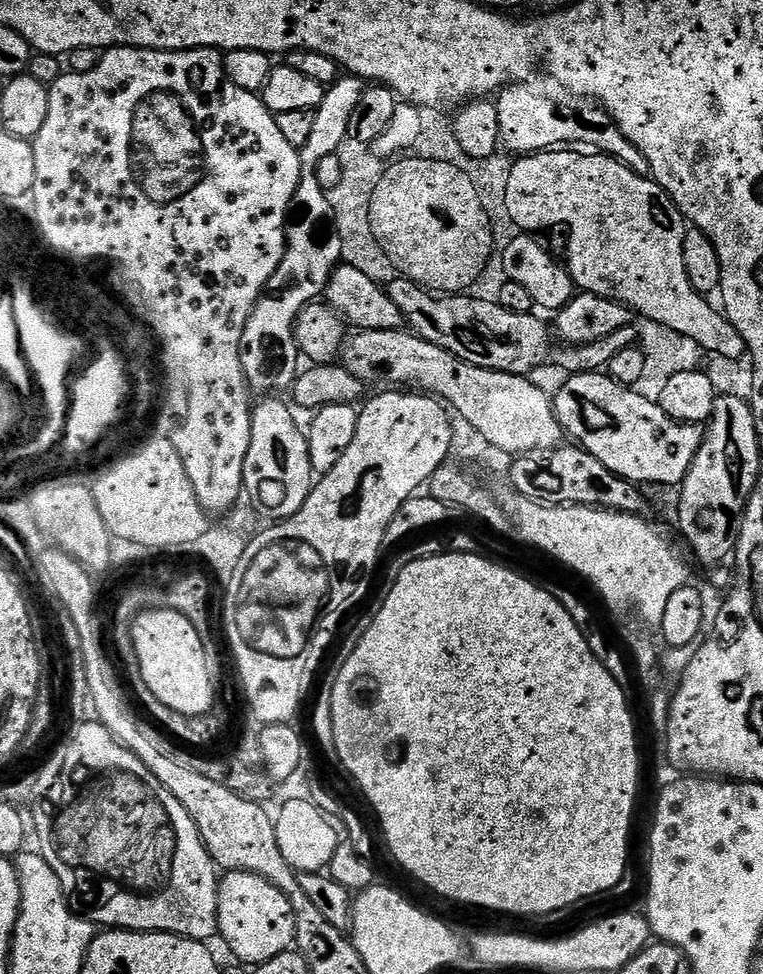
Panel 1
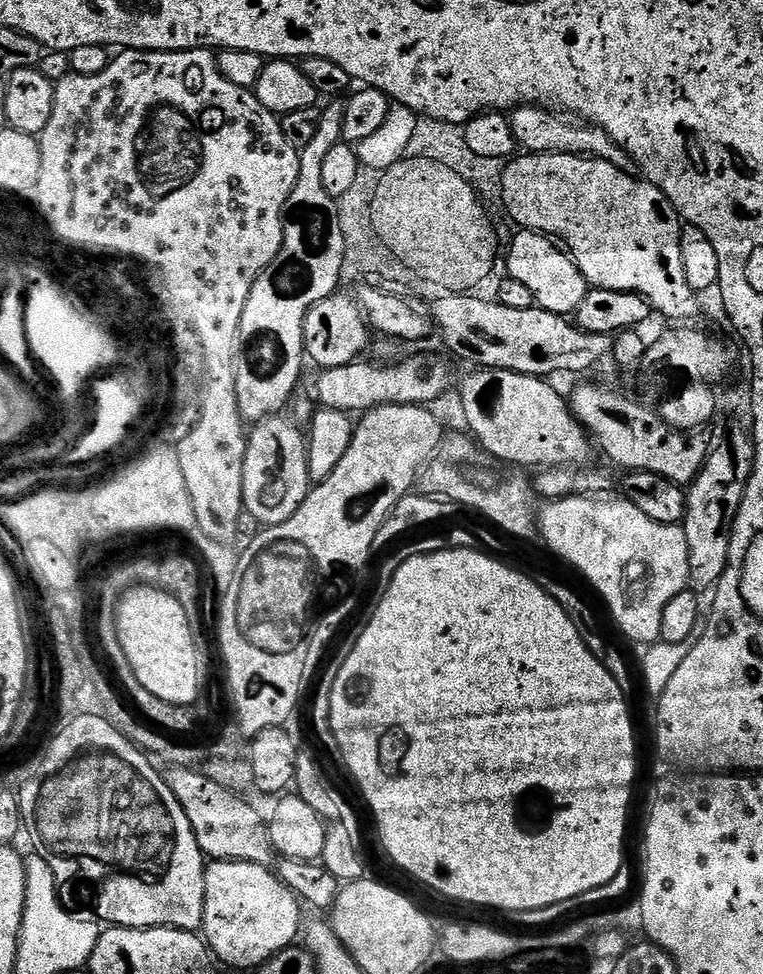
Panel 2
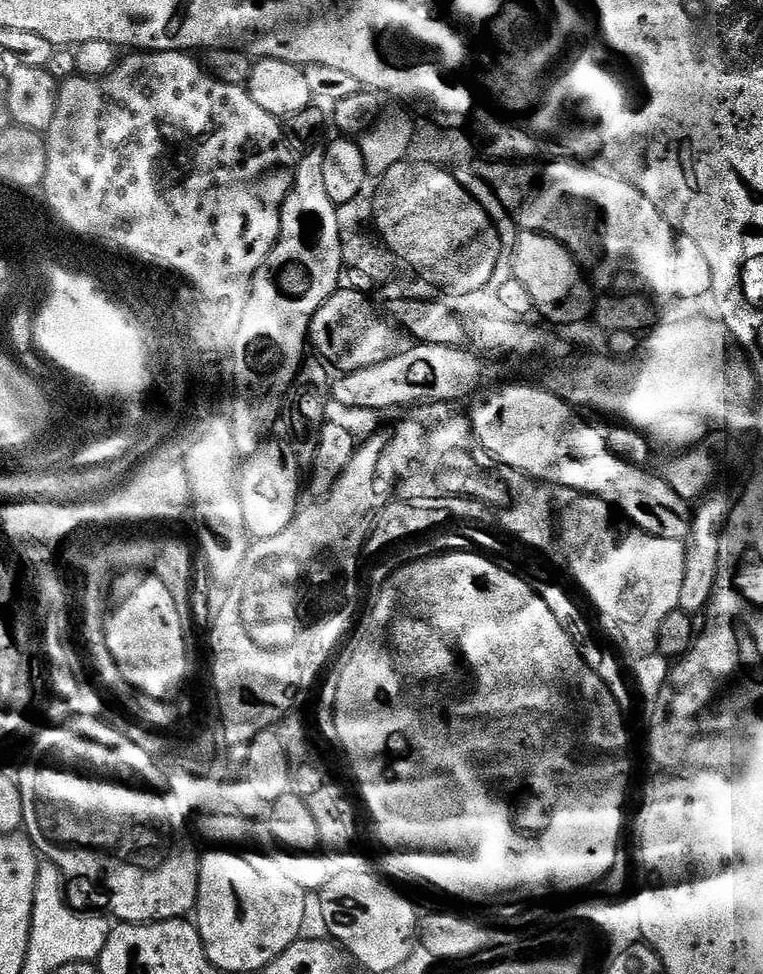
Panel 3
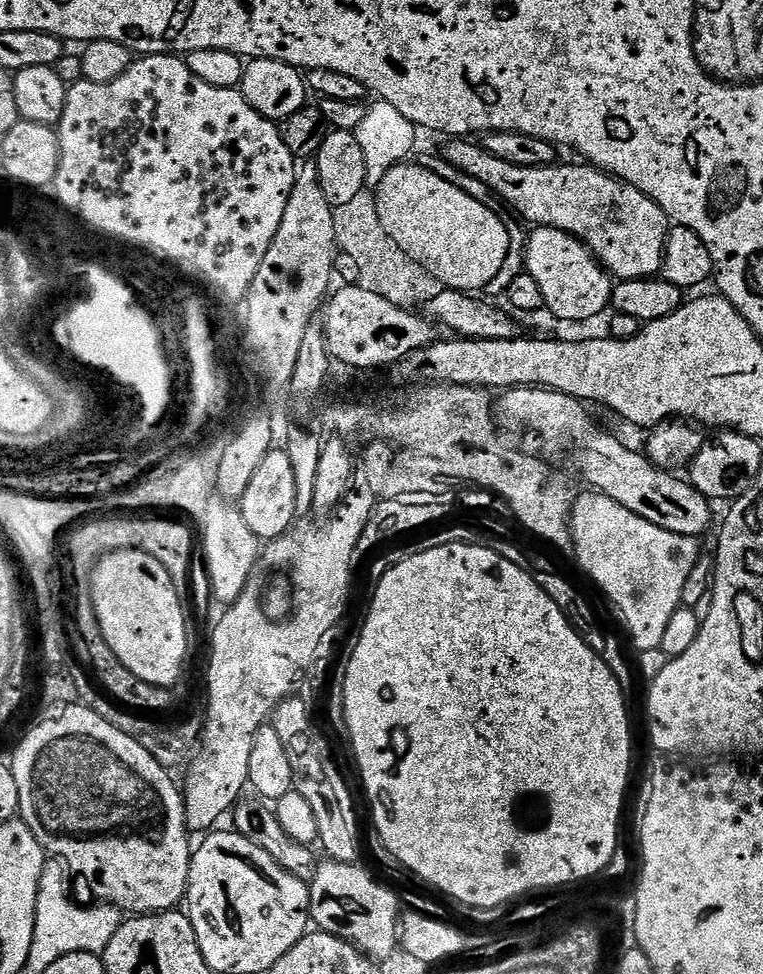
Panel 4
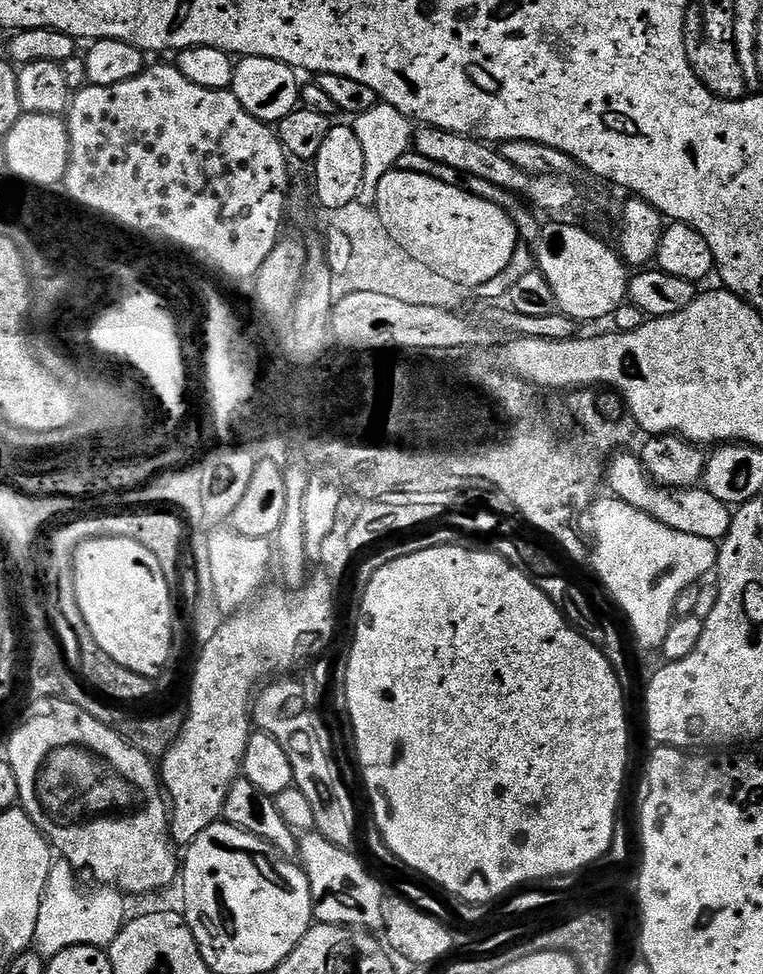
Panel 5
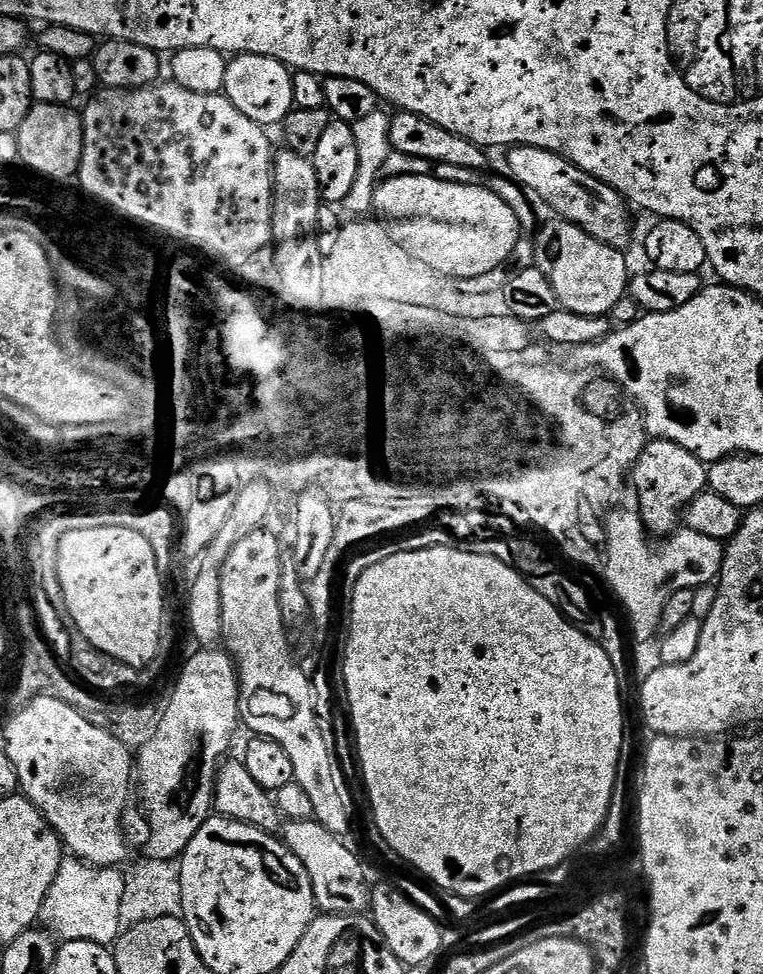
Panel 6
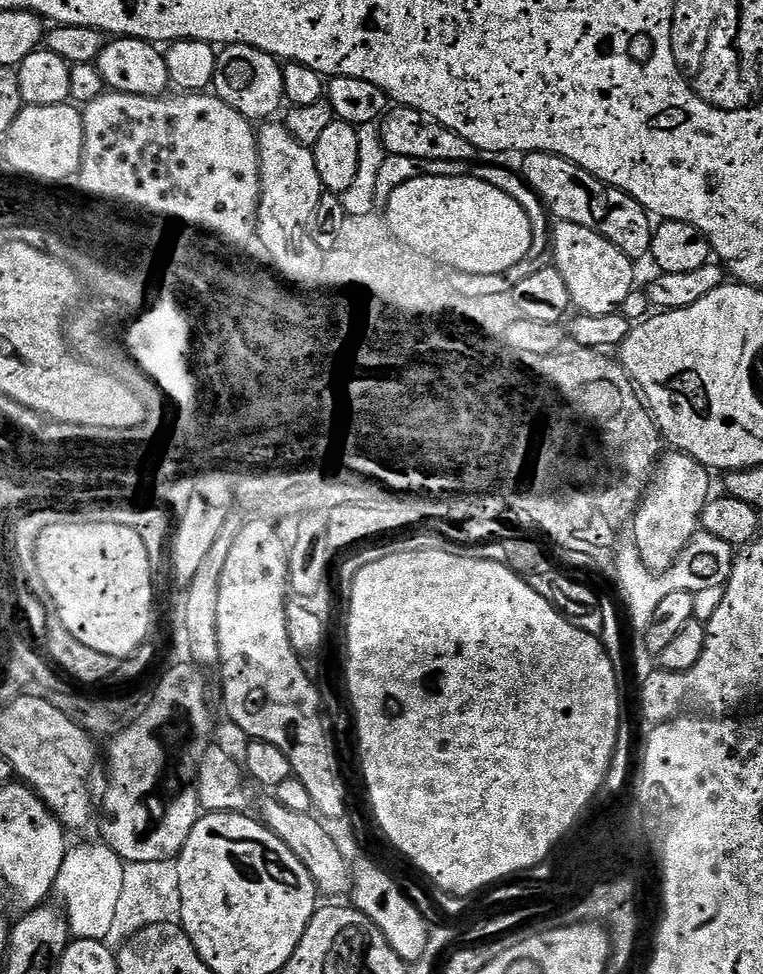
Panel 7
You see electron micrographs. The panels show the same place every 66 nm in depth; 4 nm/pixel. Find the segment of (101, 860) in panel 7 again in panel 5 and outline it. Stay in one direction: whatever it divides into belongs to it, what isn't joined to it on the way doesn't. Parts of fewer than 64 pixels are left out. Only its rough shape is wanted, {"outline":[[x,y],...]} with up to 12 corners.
{"outline":[[53,859],[38,910],[35,951],[107,949],[126,919],[125,897],[83,888]]}

